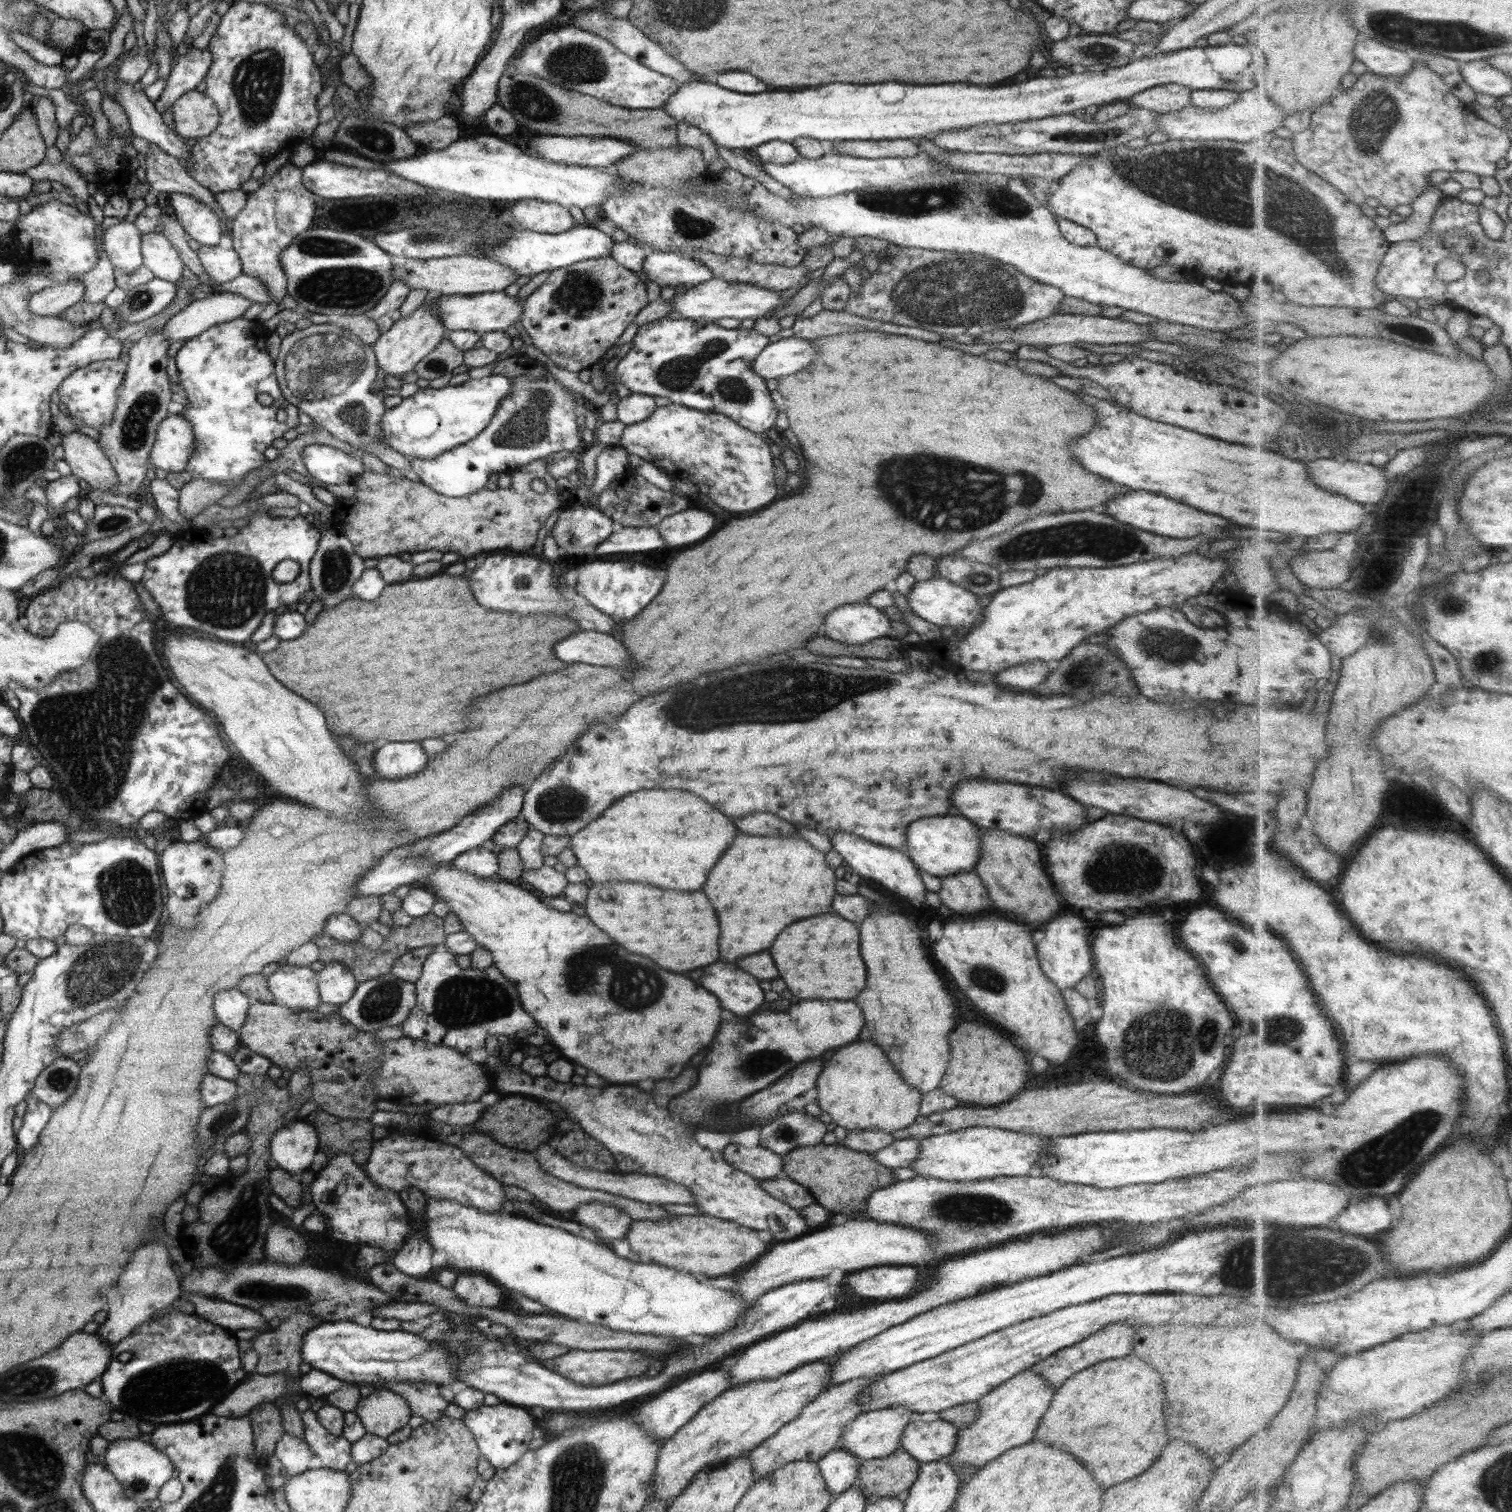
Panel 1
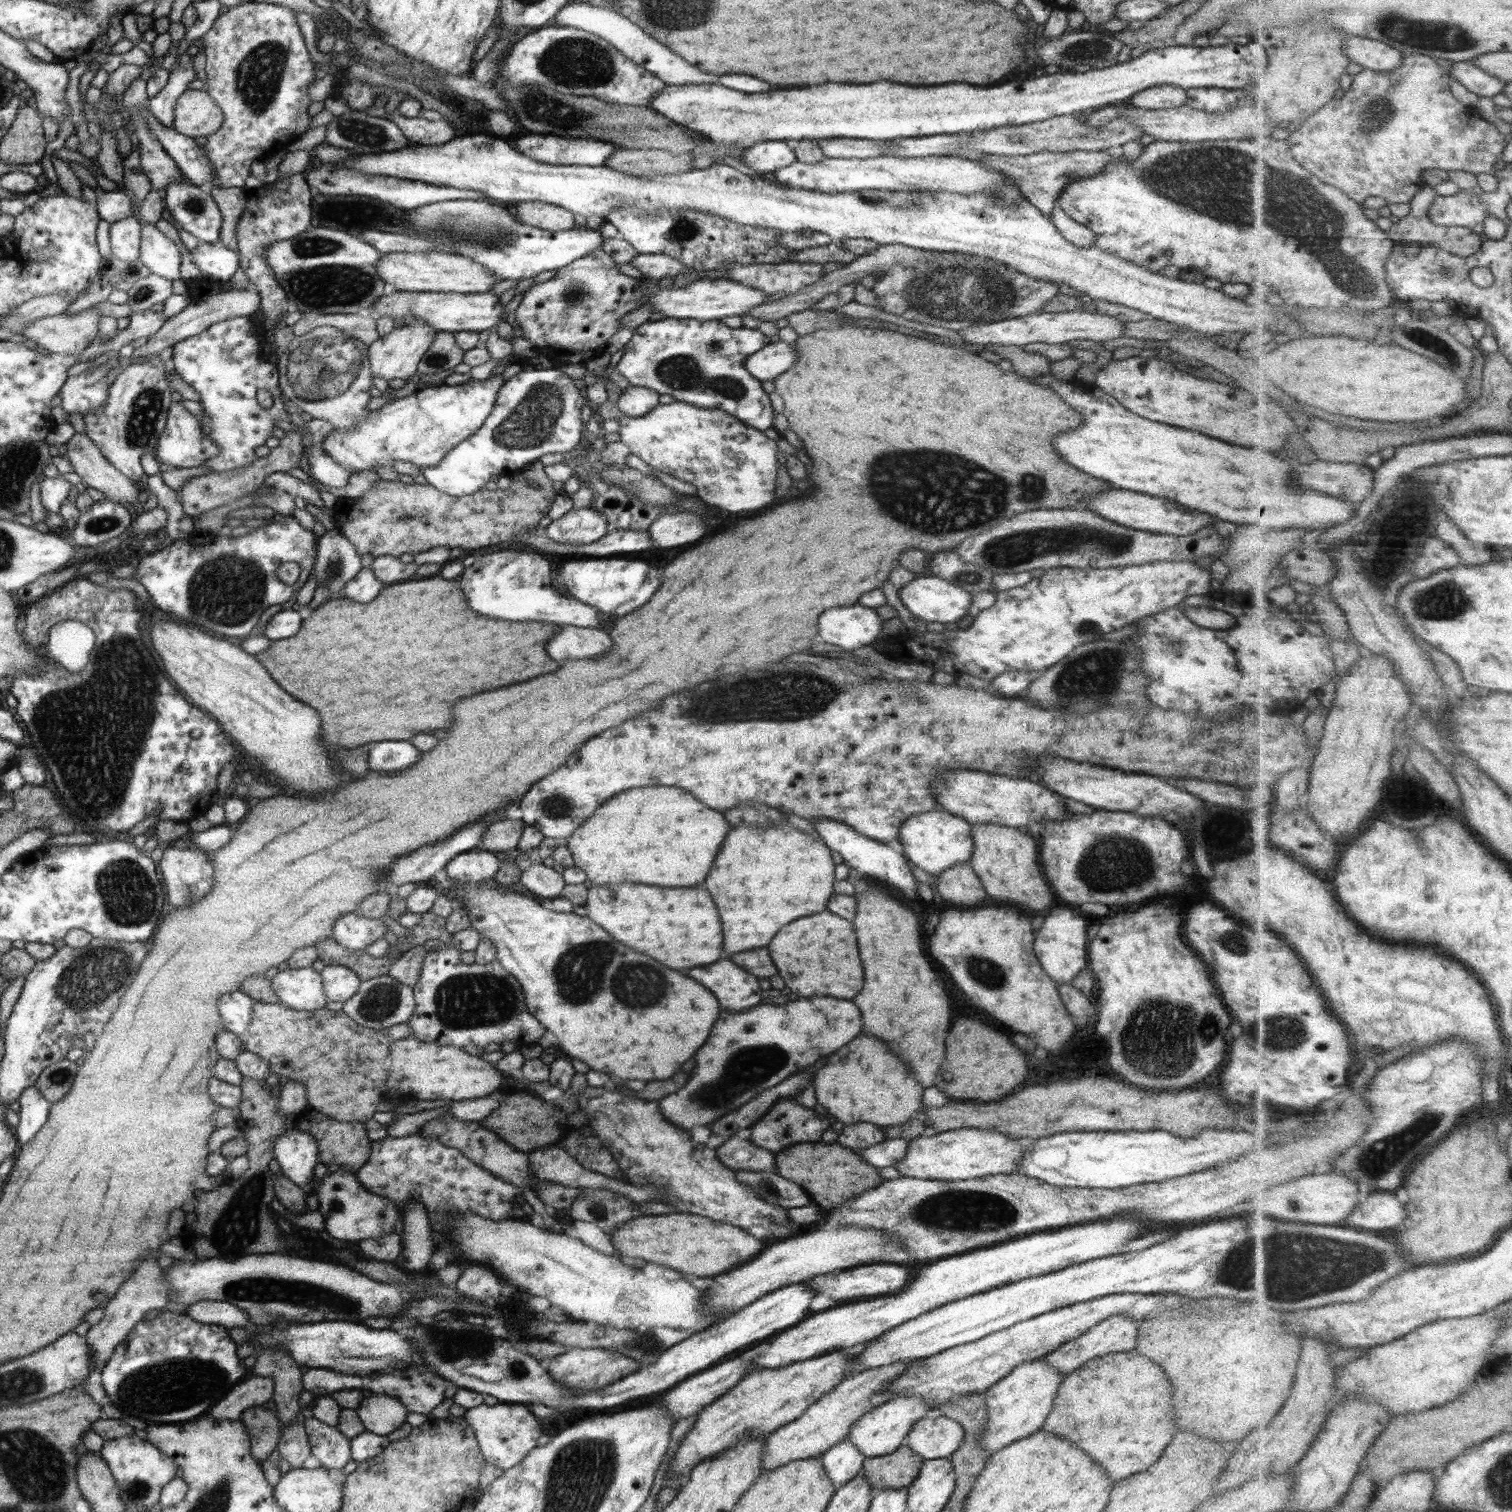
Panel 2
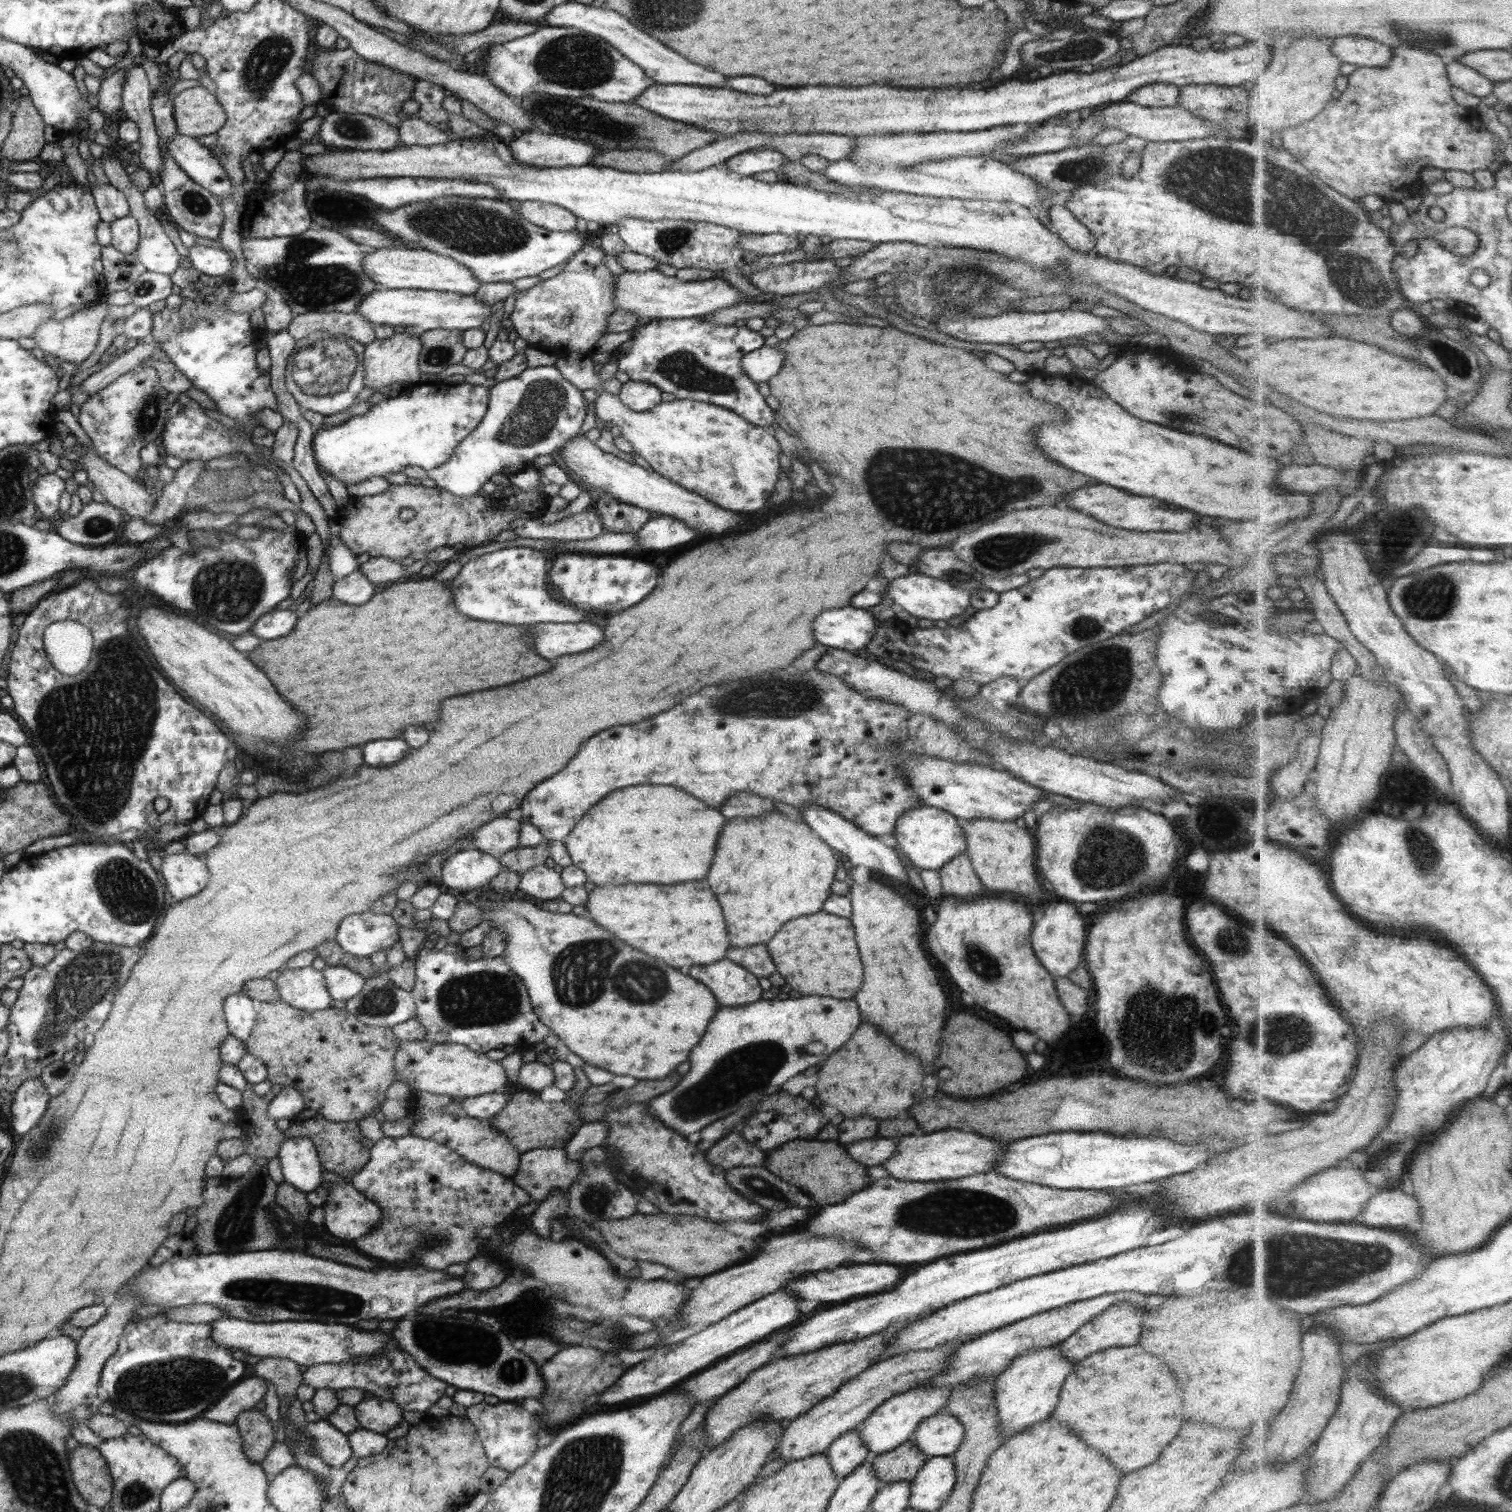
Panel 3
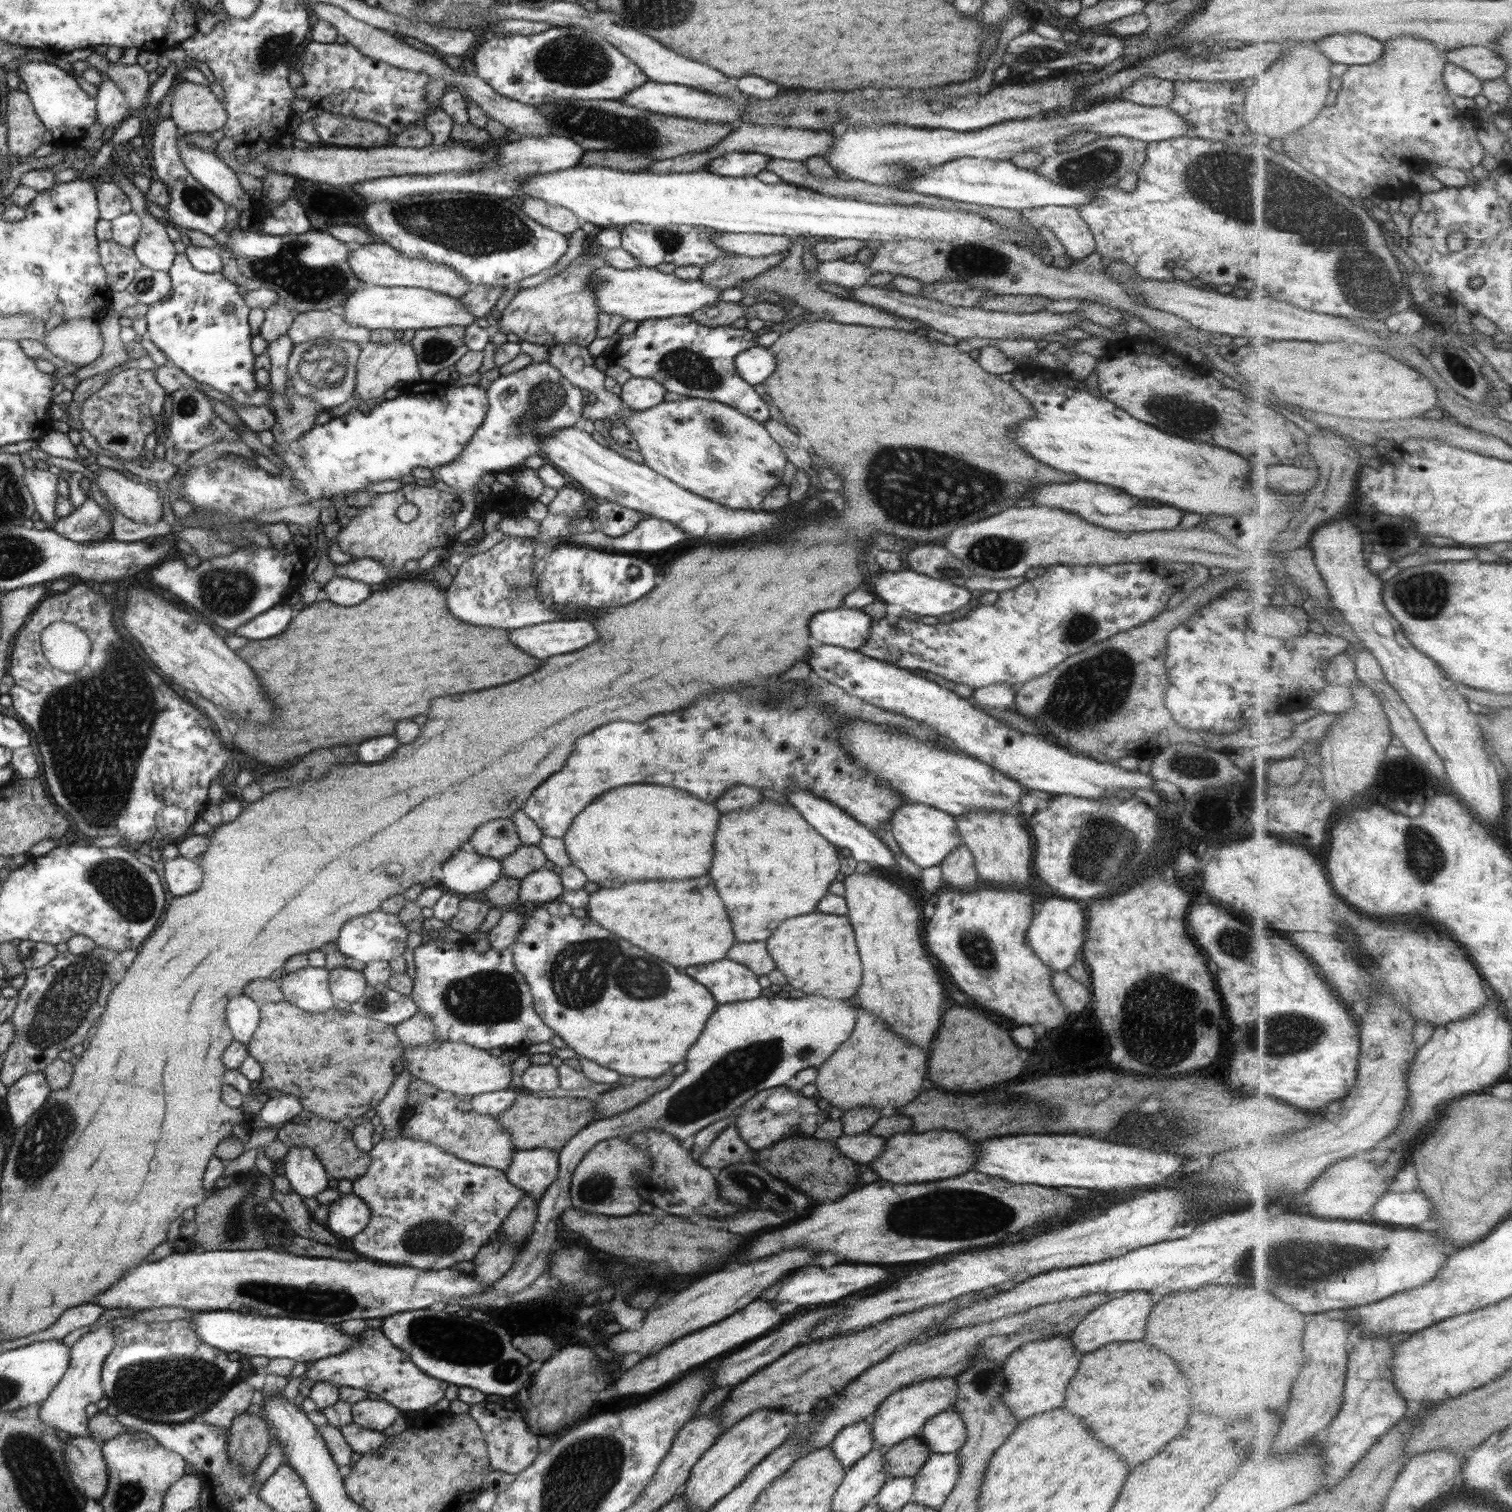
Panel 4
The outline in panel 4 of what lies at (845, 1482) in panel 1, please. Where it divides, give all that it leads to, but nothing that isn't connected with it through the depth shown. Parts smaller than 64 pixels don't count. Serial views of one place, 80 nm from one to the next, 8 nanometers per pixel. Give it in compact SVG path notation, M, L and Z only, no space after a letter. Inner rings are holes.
M866 1420L848 1425L836 1433L830 1448L845 1470L874 1449L872 1431L870 1420Z

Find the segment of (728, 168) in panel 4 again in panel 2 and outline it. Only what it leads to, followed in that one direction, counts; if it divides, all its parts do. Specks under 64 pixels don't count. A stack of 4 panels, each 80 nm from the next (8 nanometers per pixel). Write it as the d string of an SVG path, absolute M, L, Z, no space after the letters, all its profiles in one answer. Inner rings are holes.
M784 141L756 142L739 156L740 162L755 173L772 175L797 160L795 151Z

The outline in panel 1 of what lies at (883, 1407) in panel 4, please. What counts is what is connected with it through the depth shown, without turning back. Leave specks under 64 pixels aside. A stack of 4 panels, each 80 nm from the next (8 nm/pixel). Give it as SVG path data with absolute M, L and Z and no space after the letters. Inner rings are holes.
M906 1407L883 1408L873 1411L864 1411L859 1414L852 1422L847 1423L842 1431L842 1441L840 1450L852 1452L860 1460L879 1459L892 1455L900 1446L901 1436L912 1422L913 1410Z

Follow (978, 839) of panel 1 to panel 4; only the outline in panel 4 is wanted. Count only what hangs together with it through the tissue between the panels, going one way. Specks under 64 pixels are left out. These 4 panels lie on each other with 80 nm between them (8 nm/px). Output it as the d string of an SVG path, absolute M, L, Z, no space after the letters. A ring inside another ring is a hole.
M903 804L895 808L890 818L890 832L902 854L922 869L938 866L954 848L960 848L962 838L956 825L956 818L947 812L936 810L925 804Z

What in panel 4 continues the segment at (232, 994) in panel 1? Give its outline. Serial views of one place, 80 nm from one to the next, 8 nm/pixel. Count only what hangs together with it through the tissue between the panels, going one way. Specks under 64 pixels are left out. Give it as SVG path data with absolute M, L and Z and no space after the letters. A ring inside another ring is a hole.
M244 994L228 1000L227 1020L236 1042L247 1044L254 1038L261 1022L261 1005Z

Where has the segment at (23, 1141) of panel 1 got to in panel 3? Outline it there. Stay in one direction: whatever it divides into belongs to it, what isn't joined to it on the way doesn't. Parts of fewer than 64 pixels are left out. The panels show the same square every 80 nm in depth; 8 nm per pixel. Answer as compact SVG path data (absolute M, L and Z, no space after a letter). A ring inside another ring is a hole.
M39 1077L28 1079L13 1092L10 1112L12 1128L20 1135L28 1134L42 1120L50 1103L50 1093Z

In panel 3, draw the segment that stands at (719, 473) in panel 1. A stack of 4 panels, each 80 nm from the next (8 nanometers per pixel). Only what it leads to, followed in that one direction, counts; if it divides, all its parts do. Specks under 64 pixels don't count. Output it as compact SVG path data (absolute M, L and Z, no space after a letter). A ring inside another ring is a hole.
M568 355L566 358L558 358L556 360L555 368L559 371L566 380L569 380L576 388L579 388L581 391L583 390L595 390L597 392L596 404L594 408L596 409L595 414L598 418L599 423L608 422L614 424L614 426L618 426L621 430L621 434L625 436L625 439L632 444L633 451L636 454L642 456L648 461L648 464L652 467L652 470L657 474L660 474L663 478L670 479L672 482L679 484L681 487L684 487L686 490L690 492L695 492L700 496L703 496L706 500L725 508L726 510L732 512L756 512L756 510L760 510L762 506L764 506L764 492L766 492L766 500L768 500L768 496L772 494L772 490L774 490L774 484L776 484L776 480L778 480L778 476L780 476L780 462L778 462L778 456L780 456L780 446L778 446L778 442L774 440L774 436L772 434L768 434L768 430L765 427L756 426L756 424L752 424L749 420L746 420L743 416L736 414L734 411L728 410L728 408L722 408L720 406L716 406L714 404L706 404L704 402L696 402L696 400L679 400L676 399L673 402L662 402L657 406L654 406L651 410L646 412L634 412L634 410L630 410L630 408L626 408L624 404L620 401L619 396L616 394L608 393L604 387L602 387L603 382L600 381L600 374L596 372L596 368L594 362L592 362L591 356L580 356L580 355Z

